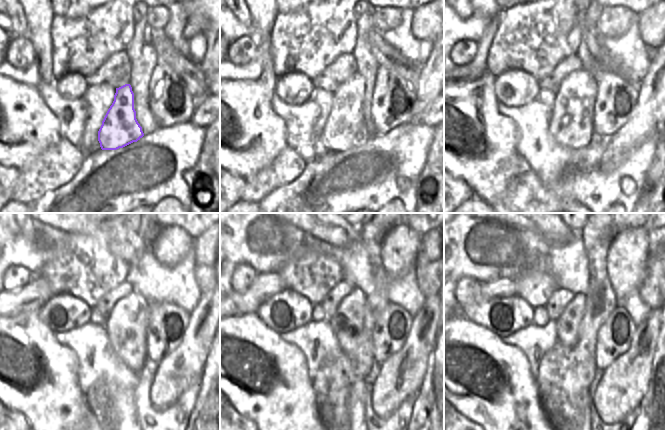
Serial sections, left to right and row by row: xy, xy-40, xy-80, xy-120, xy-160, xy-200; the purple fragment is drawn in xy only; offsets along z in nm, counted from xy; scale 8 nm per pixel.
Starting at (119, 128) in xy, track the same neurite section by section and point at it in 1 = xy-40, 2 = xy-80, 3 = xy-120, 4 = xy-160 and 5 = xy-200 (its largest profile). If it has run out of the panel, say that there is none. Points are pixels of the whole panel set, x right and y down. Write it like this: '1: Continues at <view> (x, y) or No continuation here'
1: Continues at xy-40 (344, 129)
2: Continues at xy-80 (567, 125)
3: Continues at xy-120 (130, 313)
4: Continues at xy-160 (348, 321)
5: Continues at xy-200 (568, 323)

